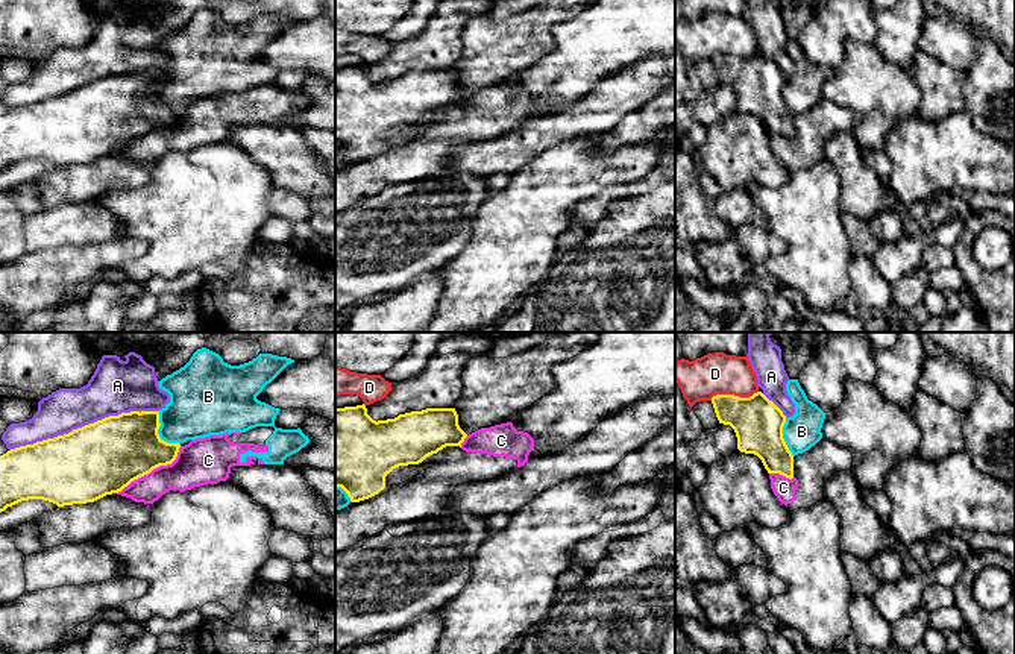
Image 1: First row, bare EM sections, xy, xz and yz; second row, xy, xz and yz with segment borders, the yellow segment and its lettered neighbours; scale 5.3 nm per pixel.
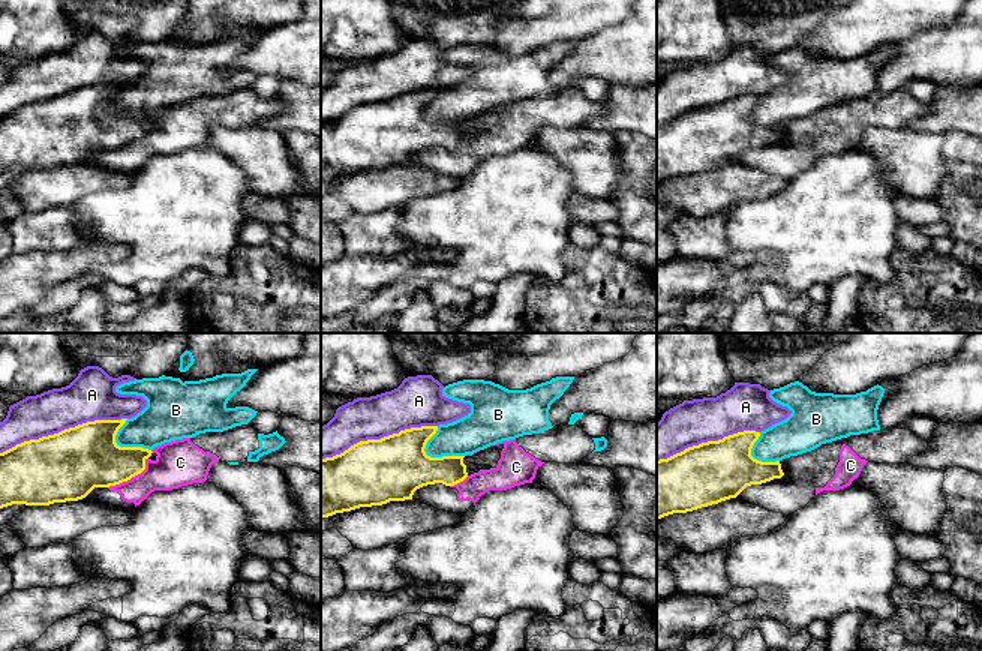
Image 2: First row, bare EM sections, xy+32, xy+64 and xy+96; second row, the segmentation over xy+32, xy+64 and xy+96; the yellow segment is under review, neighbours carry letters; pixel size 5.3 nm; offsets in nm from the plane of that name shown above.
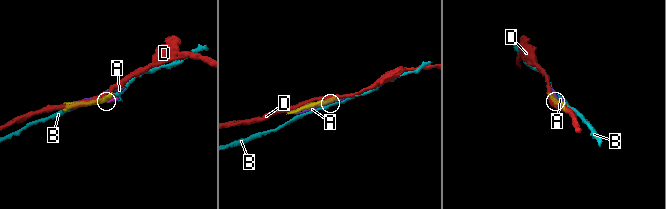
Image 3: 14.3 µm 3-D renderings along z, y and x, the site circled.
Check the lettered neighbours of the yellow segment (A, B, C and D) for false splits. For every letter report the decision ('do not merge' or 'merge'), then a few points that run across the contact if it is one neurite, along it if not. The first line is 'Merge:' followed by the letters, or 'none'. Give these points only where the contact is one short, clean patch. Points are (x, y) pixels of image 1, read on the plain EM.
Merge: none
A: do not merge
B: do not merge
C: do not merge
D: do not merge

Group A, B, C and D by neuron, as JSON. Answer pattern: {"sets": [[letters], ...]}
{"sets": [["A"], ["B"], ["C"], ["D"]]}

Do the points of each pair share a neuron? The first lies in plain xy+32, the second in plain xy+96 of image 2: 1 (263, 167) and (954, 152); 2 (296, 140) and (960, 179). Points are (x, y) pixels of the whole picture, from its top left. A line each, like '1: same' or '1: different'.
1: different
2: same

